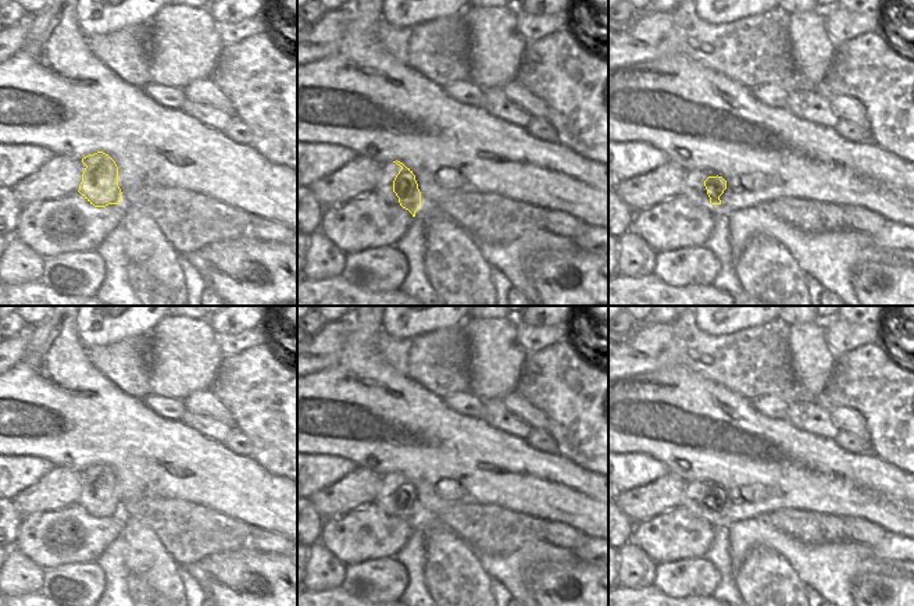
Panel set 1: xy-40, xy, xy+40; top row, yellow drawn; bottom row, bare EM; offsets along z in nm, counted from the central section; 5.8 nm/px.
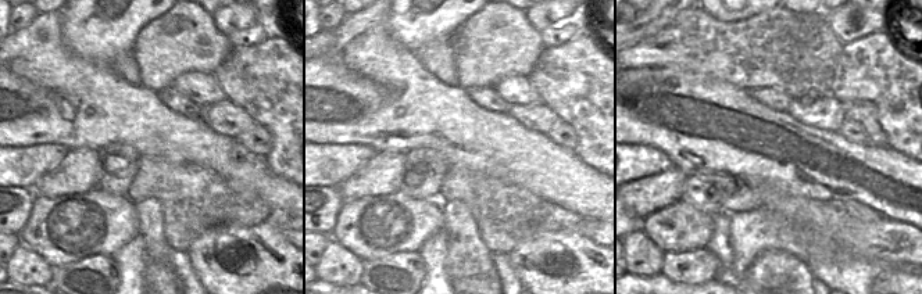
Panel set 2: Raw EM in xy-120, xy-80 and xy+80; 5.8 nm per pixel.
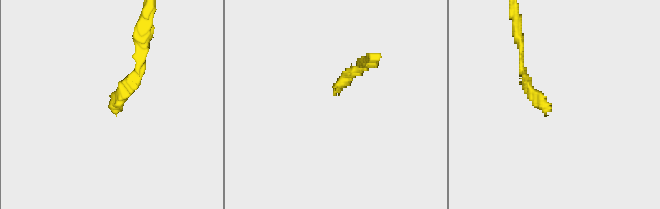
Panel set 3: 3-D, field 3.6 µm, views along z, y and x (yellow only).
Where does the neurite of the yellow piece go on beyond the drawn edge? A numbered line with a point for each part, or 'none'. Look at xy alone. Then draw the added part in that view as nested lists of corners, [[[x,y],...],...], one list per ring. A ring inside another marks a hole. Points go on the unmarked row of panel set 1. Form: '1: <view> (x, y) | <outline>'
1: xy (384, 501) | [[[386,474],[382,477],[382,486],[374,500],[374,506],[378,507],[386,516],[394,516],[400,518],[399,509],[393,503],[393,492],[399,482],[400,477],[396,474]]]

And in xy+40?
1: xy+40 (693, 501) | [[[688,482],[682,495],[682,506],[688,513],[697,518],[703,518],[713,527],[724,527],[725,521],[721,516],[711,516],[704,498],[708,488],[717,488],[711,482]]]

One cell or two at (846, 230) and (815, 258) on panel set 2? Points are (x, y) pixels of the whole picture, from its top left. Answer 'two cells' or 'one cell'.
two cells

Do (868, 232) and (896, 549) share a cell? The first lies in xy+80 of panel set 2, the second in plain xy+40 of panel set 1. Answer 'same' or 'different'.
same

